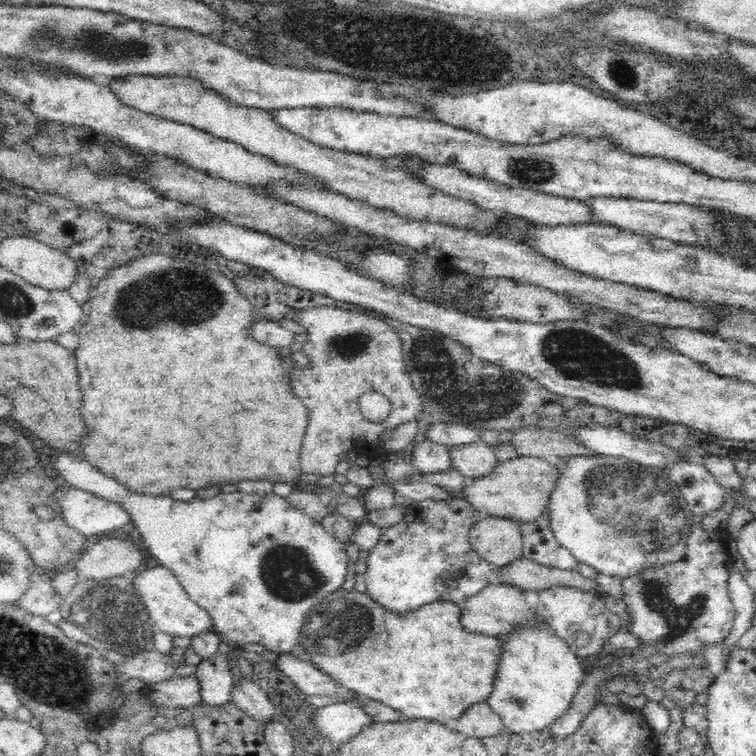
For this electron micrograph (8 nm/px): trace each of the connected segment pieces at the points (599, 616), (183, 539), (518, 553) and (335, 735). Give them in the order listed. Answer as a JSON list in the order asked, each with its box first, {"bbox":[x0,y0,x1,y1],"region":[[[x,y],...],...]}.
[{"bbox":[537,585,622,656],"region":[[[556,585],[538,591],[537,612],[562,640],[569,644],[572,653],[578,656],[603,654],[607,651],[604,644],[622,626],[618,614],[610,611],[600,596],[577,588]]]},{"bbox":[46,448,348,654],"region":[[[48,448],[46,452],[48,457],[46,459],[49,466],[55,468],[61,483],[97,494],[112,502],[121,502],[123,507],[131,514],[132,523],[139,530],[149,557],[156,558],[162,564],[162,567],[168,568],[168,570],[172,571],[172,574],[176,575],[176,578],[186,589],[189,597],[210,613],[213,626],[215,626],[215,632],[222,636],[230,645],[256,643],[262,645],[266,650],[277,654],[295,652],[299,649],[300,638],[303,638],[303,626],[308,615],[317,610],[320,604],[324,603],[332,593],[342,589],[344,578],[348,574],[346,544],[344,541],[336,538],[331,532],[328,532],[321,522],[315,521],[311,516],[300,512],[300,510],[290,505],[284,497],[280,497],[275,493],[262,496],[235,491],[232,493],[219,492],[214,498],[208,498],[208,500],[194,498],[194,500],[189,501],[177,501],[170,496],[162,498],[161,496],[143,495],[132,492],[123,487],[114,478],[101,474],[95,466],[92,466],[88,461],[84,461],[84,459],[78,459],[78,457],[74,457],[70,453],[54,451],[56,451],[55,461],[50,461],[50,450]]]},{"bbox":[469,515,523,567],"region":[[[484,515],[472,526],[469,540],[478,555],[493,566],[503,567],[522,557],[523,534],[517,521]]]},{"bbox":[316,698,374,747],"region":[[[362,698],[330,704],[326,701],[323,707],[316,710],[316,733],[326,737],[336,747],[358,736],[364,728],[372,726],[374,719],[366,713]]]}]

